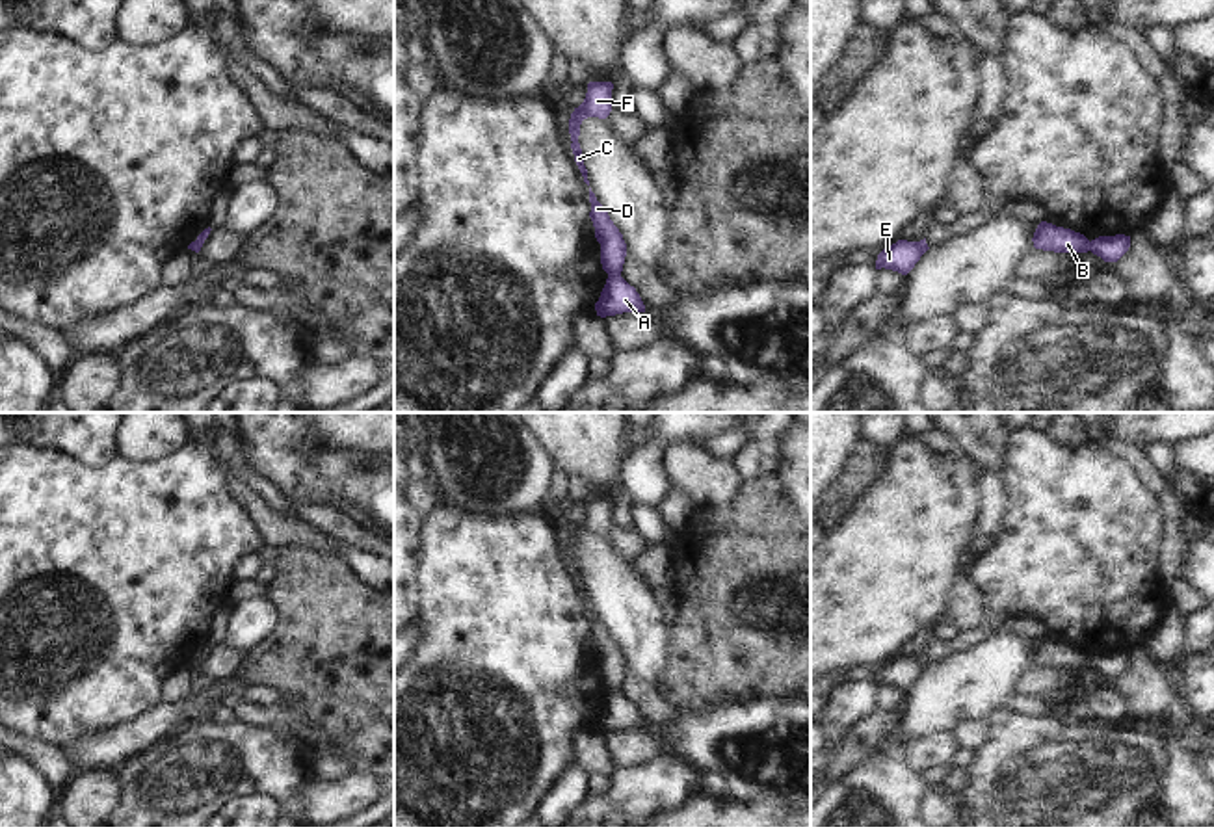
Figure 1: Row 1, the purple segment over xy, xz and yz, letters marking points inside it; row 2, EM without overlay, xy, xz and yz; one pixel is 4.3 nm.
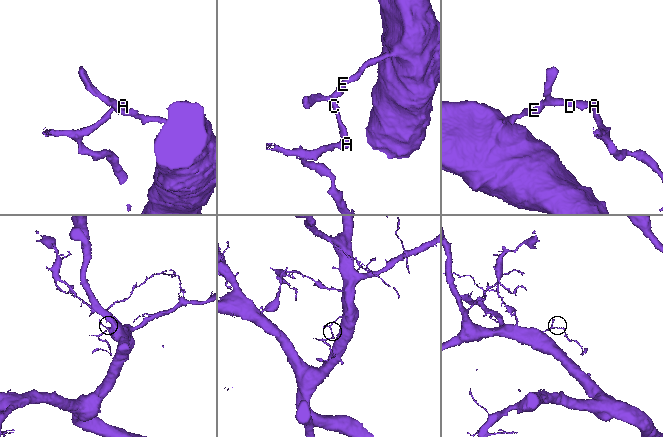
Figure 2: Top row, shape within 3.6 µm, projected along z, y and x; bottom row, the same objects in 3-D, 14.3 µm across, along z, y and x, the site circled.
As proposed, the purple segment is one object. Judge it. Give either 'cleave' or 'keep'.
cleave

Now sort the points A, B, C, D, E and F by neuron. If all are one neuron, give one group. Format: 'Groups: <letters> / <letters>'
Groups: A / B C D E F

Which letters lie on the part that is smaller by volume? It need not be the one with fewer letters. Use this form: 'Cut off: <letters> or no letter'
Cut off: A

